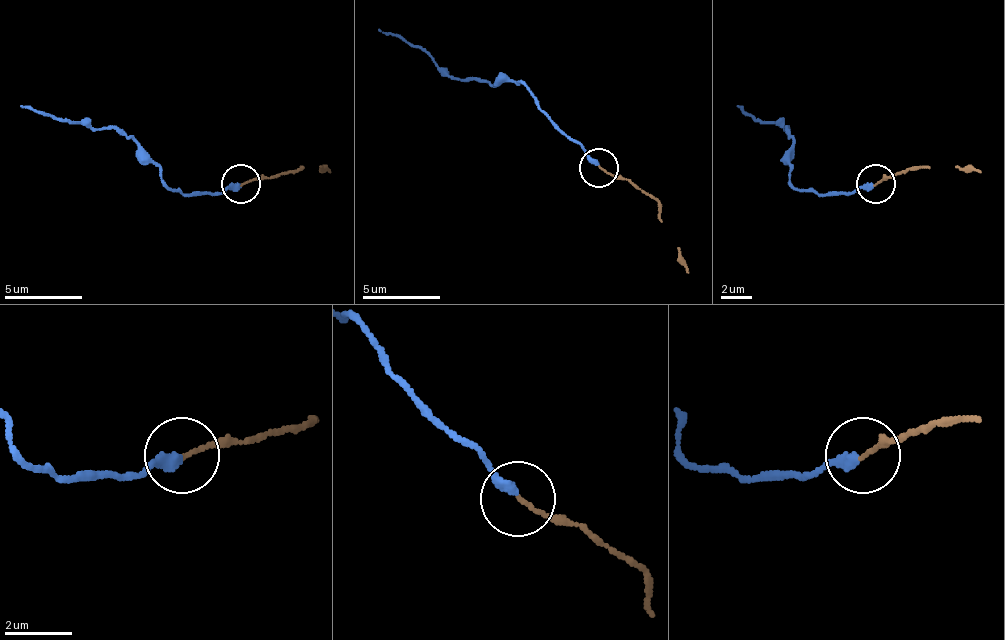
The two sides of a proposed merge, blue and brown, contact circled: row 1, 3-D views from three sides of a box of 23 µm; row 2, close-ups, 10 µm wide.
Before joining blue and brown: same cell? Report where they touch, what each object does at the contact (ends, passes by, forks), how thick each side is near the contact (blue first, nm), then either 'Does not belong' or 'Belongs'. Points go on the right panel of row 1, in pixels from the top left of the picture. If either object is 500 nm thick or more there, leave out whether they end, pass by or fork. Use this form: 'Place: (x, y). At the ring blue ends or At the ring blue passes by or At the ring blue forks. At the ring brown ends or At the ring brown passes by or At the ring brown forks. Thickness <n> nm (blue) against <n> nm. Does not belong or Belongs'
Place: (875, 184). At the ring blue ends. At the ring brown ends. Thickness 340 nm (blue) against 100 nm. Belongs

